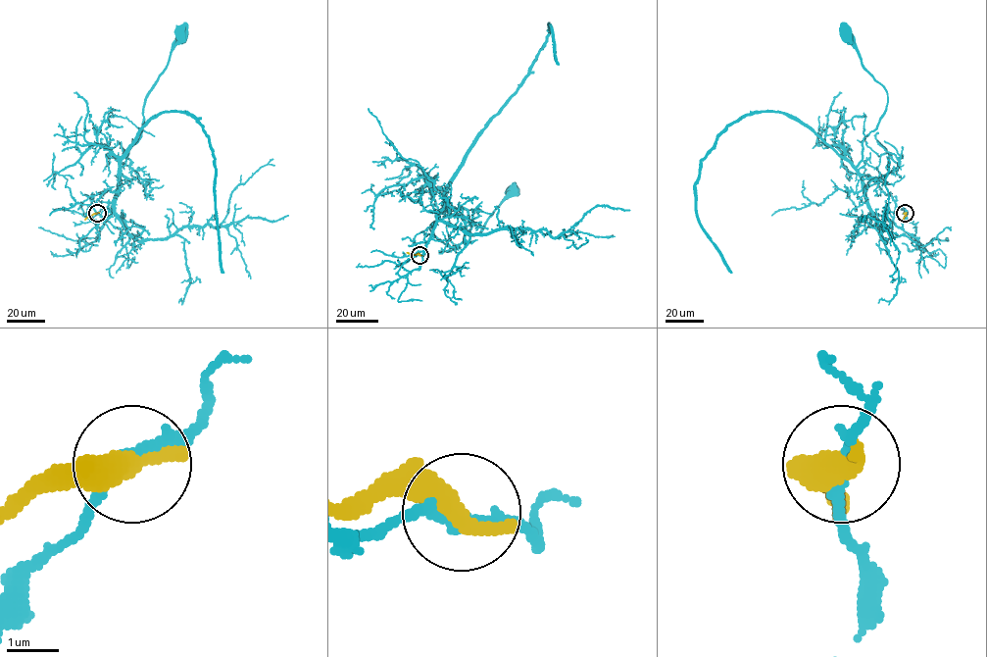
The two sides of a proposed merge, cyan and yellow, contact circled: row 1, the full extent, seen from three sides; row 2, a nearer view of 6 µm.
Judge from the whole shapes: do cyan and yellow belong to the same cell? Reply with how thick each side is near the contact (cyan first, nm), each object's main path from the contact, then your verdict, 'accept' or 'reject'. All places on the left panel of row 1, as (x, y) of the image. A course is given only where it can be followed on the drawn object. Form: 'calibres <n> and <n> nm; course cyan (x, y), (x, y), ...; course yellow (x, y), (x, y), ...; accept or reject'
calibres 200 and 550 nm; course cyan (97, 213), (92, 221), (99, 227), (113, 211), (120, 170), (140, 137), (146, 95), (168, 64), (181, 32); course yellow (97, 213), (84, 219); reject

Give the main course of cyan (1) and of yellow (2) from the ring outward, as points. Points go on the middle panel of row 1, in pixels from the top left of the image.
1: (419, 255), (415, 255), (428, 241), (446, 200), (452, 207), (468, 211), (470, 233), (475, 235), (512, 191)
2: (419, 255), (406, 252)

